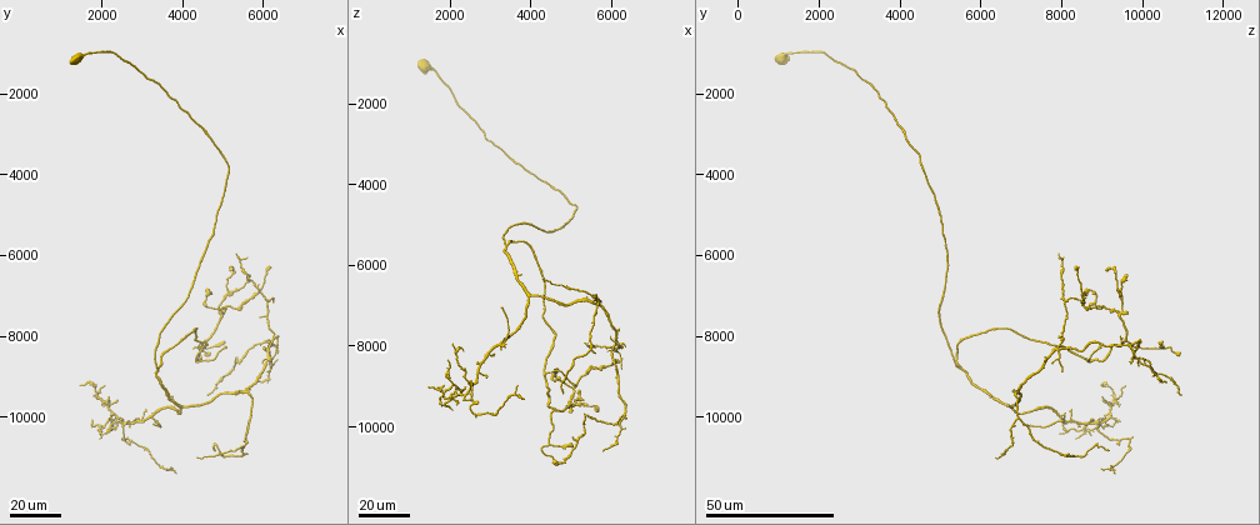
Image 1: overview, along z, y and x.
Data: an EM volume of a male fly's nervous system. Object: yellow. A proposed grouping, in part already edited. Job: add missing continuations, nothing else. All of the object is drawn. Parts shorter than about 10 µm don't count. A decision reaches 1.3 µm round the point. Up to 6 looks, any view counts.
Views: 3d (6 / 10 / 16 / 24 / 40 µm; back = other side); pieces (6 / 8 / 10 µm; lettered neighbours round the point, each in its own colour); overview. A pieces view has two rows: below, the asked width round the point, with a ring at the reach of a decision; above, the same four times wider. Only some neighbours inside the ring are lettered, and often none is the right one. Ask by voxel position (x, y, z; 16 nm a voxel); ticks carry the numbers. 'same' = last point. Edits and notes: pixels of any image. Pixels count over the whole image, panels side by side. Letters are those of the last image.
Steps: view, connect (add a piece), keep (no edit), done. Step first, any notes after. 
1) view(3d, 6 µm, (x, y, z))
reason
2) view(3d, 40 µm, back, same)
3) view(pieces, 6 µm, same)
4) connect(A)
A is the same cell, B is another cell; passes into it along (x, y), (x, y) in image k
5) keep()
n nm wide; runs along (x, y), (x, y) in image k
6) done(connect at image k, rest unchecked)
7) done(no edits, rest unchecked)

view(3d, 40 µm, (5800, 9200, 10600))
free end

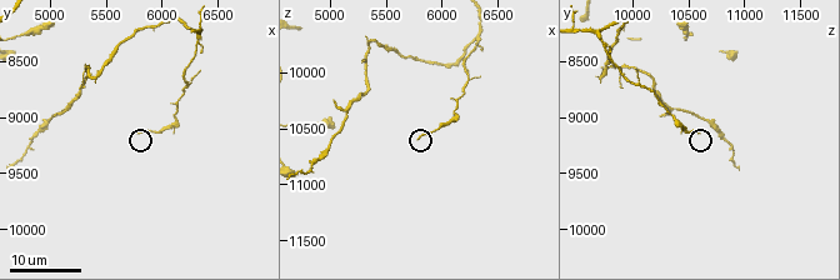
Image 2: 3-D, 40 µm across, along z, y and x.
view(pieces, 6 µm, (5780, 9140, 10600))
what lies round it

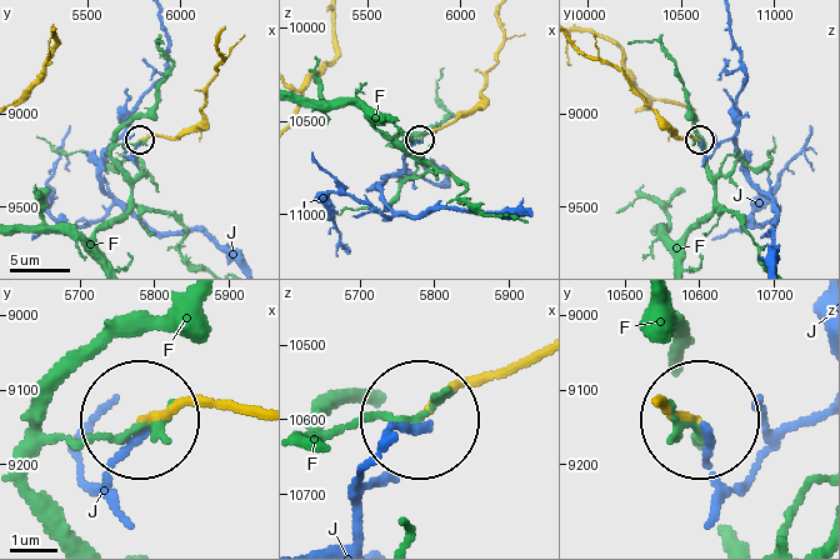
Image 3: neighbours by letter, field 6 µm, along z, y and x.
keep()
F and J are other cells; runs along (238, 409), (146, 416) in image 3; no lettered piece goes on from it

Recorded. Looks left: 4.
view(3d, 24 µm, (5100, 8350, 8900))
branch stops here

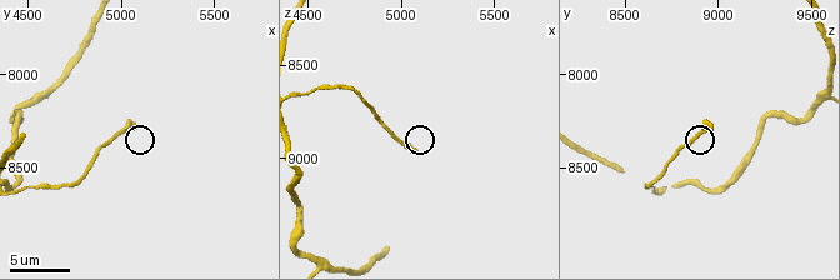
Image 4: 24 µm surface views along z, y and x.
view(pieces, 6 µm, (5080, 8260, 8960))
see the neighbours

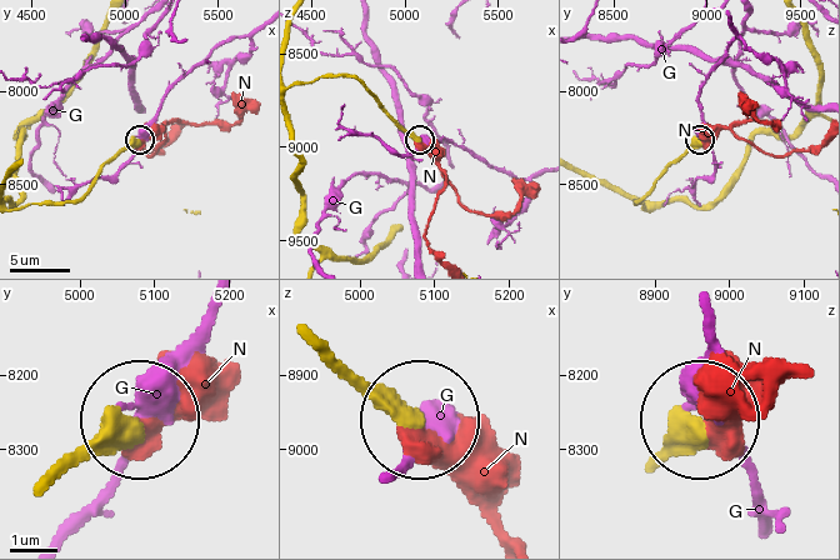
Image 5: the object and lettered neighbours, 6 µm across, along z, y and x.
connect(N)
N is the same cell, G is another cell; passes into it along (336, 351), (491, 530) in image 5; the neuron continues

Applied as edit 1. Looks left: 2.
view(3d, 24 µm, (4800, 10850, 9200))
branch stops here

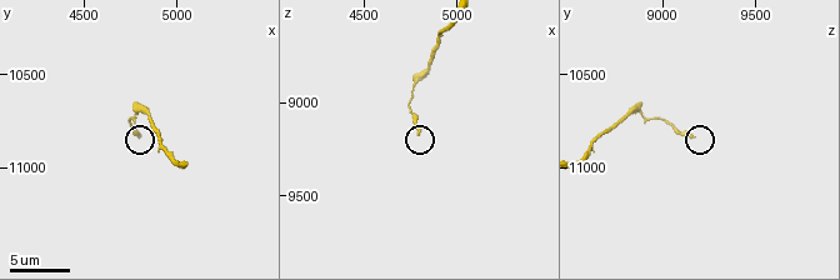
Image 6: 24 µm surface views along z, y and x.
view(pieces, 6 µm, (4780, 10840, 9160))

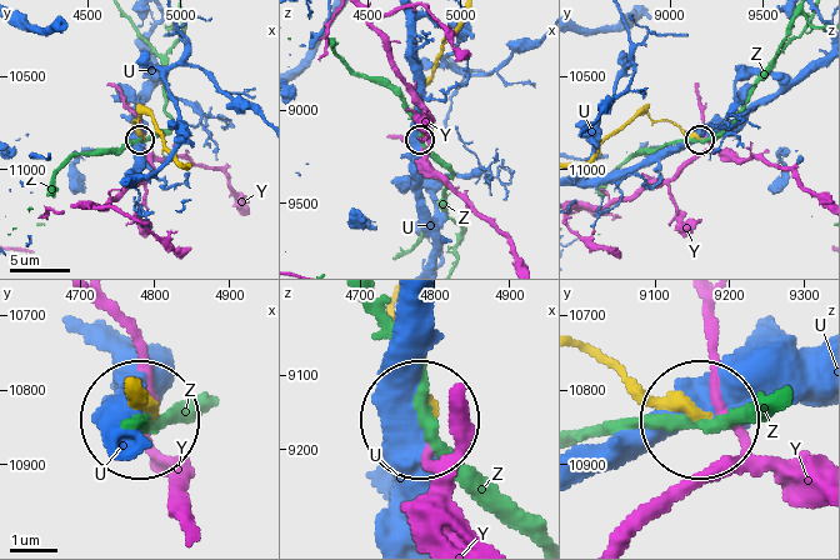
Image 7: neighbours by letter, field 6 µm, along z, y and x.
keep()
250 nm wide; U, Y and Z are other cells; runs along (583, 163), (641, 114), (675, 123), (698, 138) in image 7; no lettered piece goes on from it

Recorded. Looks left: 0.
done(connect at image 5, rest unchecked)

